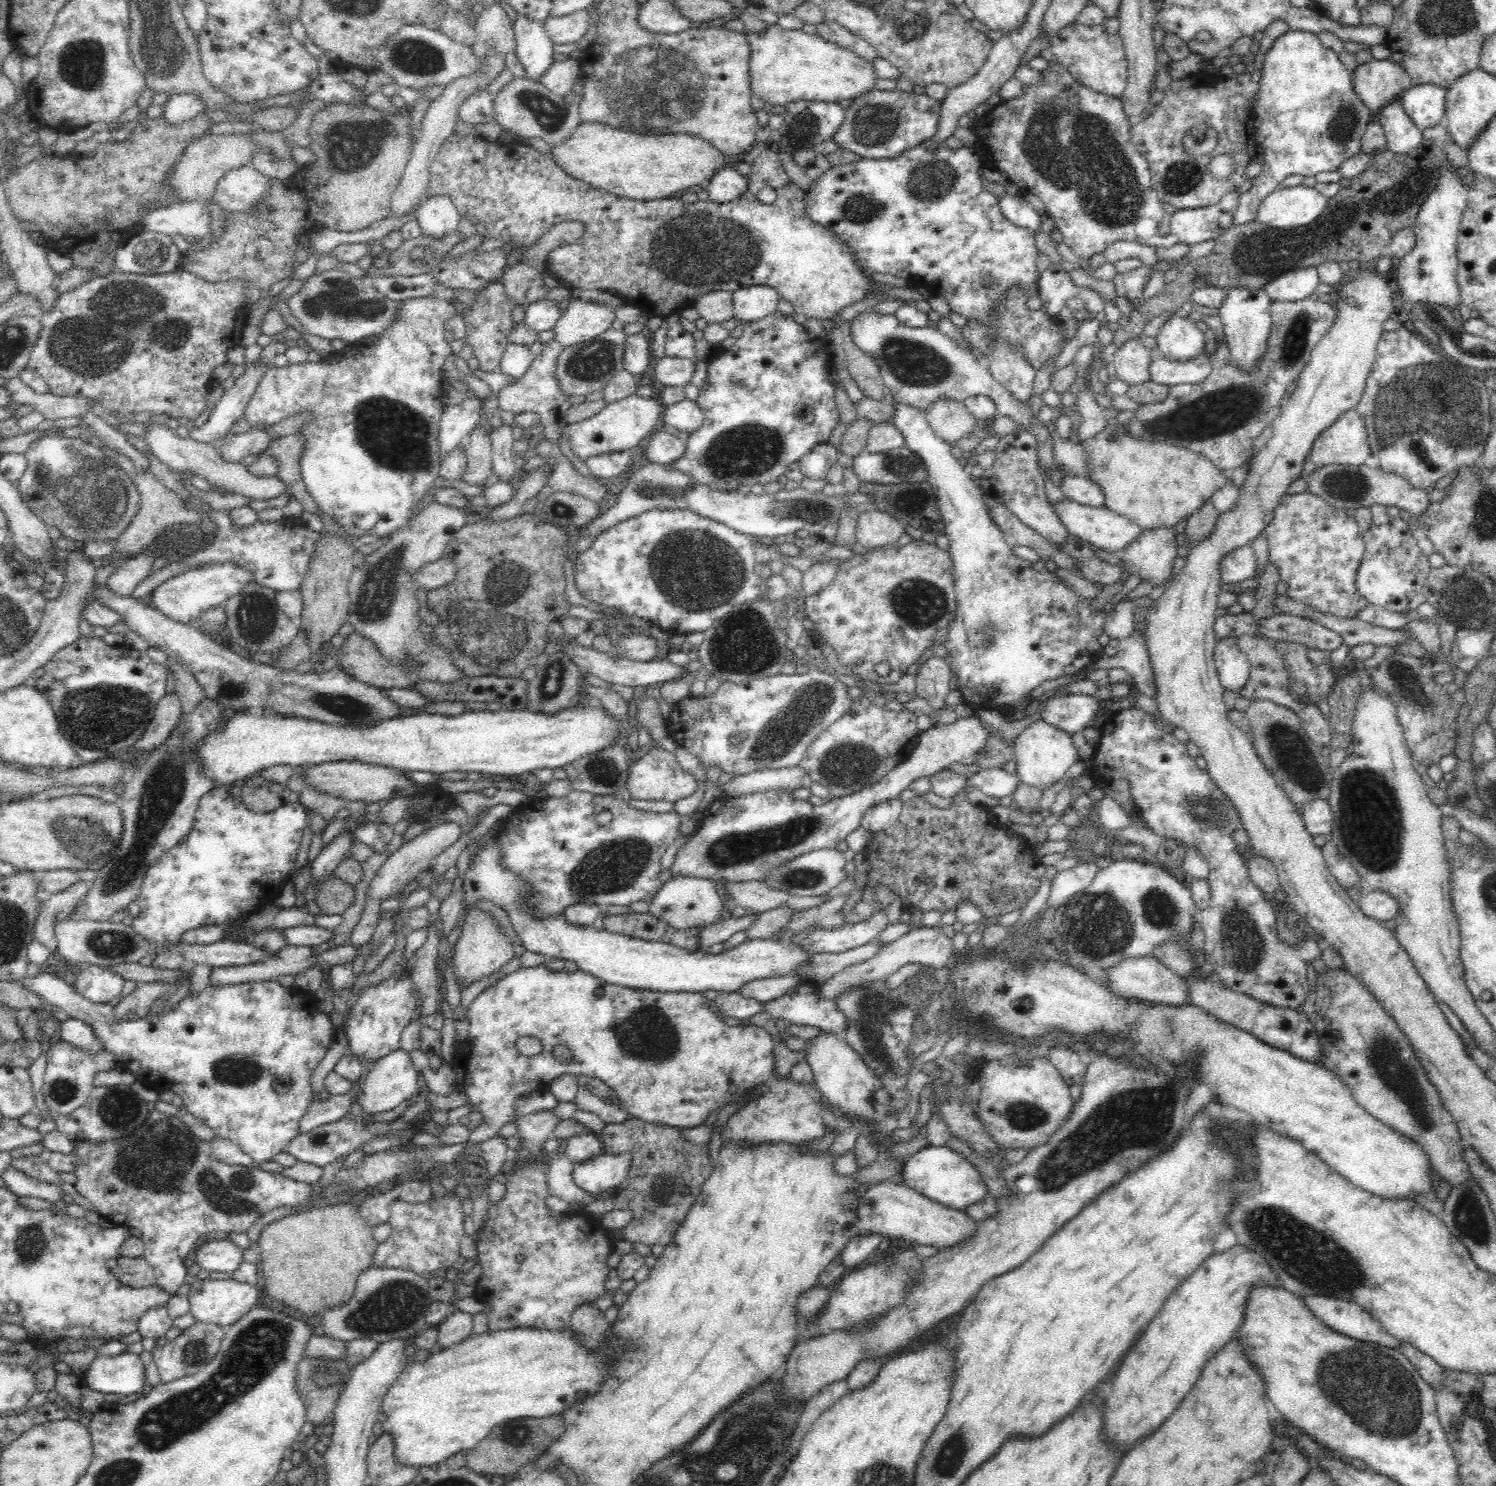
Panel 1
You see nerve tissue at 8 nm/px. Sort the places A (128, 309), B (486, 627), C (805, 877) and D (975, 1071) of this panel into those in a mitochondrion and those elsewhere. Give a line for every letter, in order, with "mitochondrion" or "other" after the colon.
A: mitochondrion
B: mitochondrion
C: mitochondrion
D: other

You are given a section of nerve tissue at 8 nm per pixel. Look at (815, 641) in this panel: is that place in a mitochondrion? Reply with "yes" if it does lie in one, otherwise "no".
no

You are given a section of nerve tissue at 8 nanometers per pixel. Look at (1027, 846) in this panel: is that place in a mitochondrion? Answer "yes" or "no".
no

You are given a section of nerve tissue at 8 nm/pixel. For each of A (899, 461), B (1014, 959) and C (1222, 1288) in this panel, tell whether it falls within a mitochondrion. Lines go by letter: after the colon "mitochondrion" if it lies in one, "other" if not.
A: mitochondrion
B: other
C: other

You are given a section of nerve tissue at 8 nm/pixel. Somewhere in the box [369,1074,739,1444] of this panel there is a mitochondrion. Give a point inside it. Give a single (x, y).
(664, 1186)

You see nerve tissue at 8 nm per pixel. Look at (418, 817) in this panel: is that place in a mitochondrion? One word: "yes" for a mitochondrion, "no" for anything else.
no

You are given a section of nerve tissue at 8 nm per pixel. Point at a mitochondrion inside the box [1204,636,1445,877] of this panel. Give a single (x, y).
(1370, 828)

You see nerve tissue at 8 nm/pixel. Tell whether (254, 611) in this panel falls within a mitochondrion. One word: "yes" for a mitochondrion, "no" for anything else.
yes

